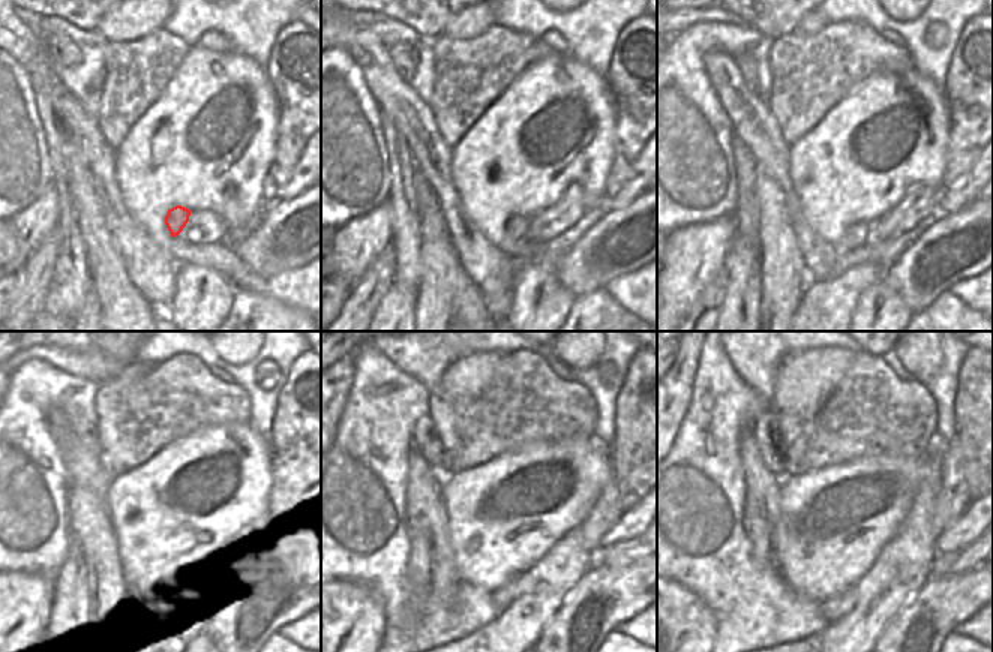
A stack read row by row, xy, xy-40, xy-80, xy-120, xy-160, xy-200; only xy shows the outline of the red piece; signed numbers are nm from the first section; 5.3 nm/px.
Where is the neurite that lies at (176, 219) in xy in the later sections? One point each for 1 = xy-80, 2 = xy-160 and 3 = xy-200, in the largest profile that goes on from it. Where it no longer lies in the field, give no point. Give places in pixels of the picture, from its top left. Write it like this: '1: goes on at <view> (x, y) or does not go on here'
1: goes on at xy-80 (855, 236)
2: goes on at xy-160 (506, 595)
3: goes on at xy-200 (836, 607)

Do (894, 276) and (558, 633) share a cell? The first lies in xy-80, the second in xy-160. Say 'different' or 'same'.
same

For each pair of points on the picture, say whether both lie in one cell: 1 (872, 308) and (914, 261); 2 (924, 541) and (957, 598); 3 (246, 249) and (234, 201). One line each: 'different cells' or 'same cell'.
1: different cells
2: different cells
3: different cells

